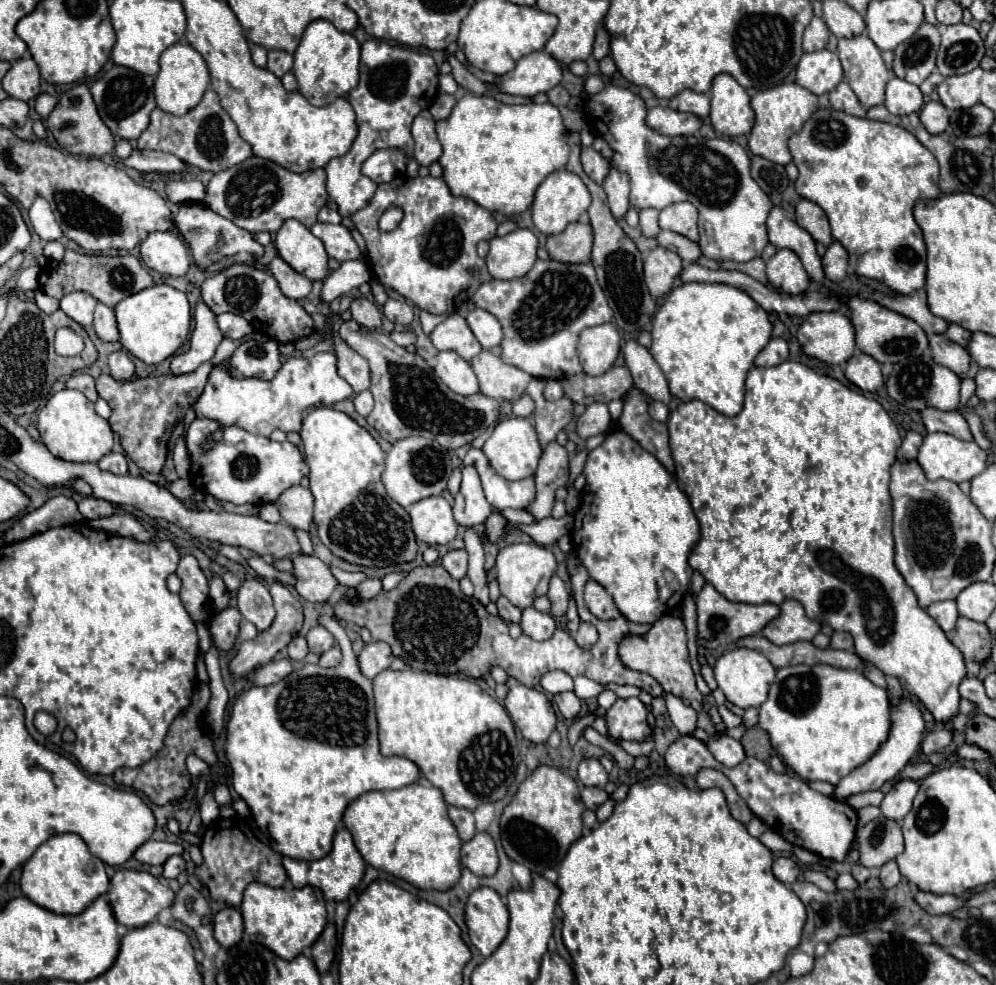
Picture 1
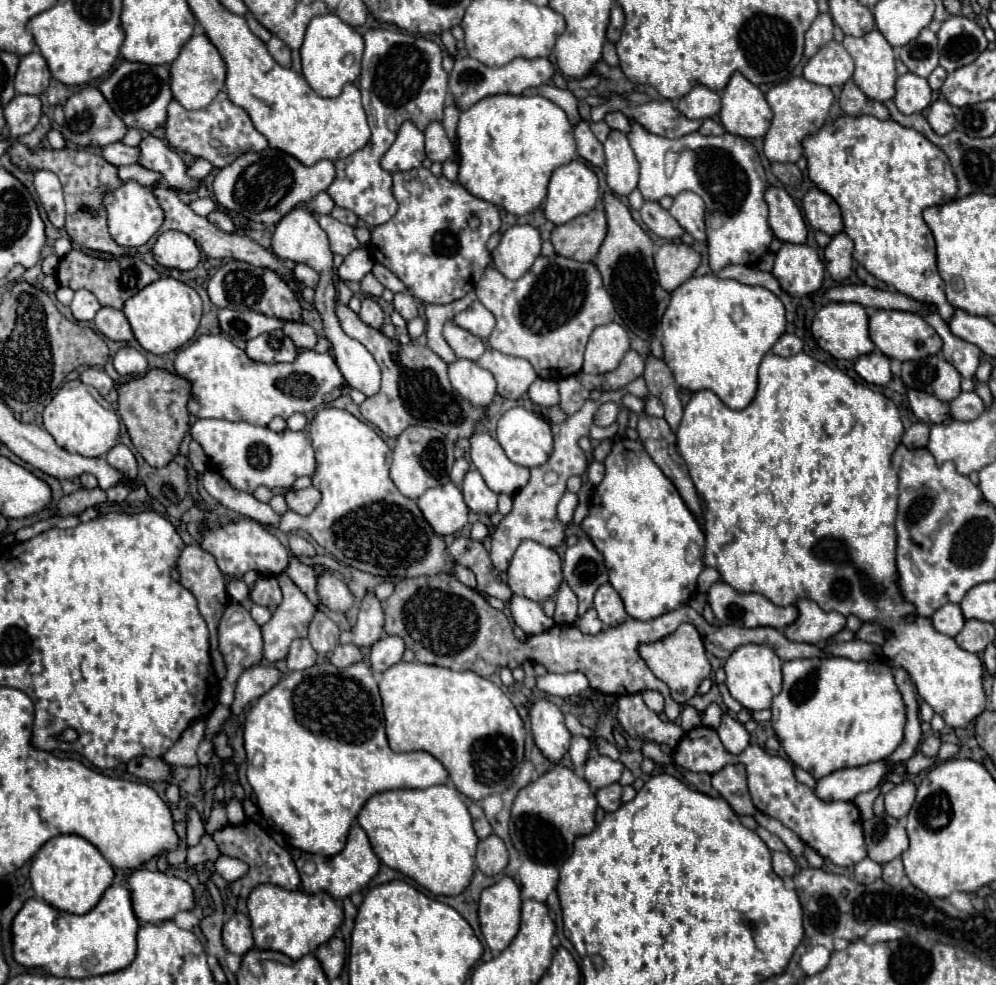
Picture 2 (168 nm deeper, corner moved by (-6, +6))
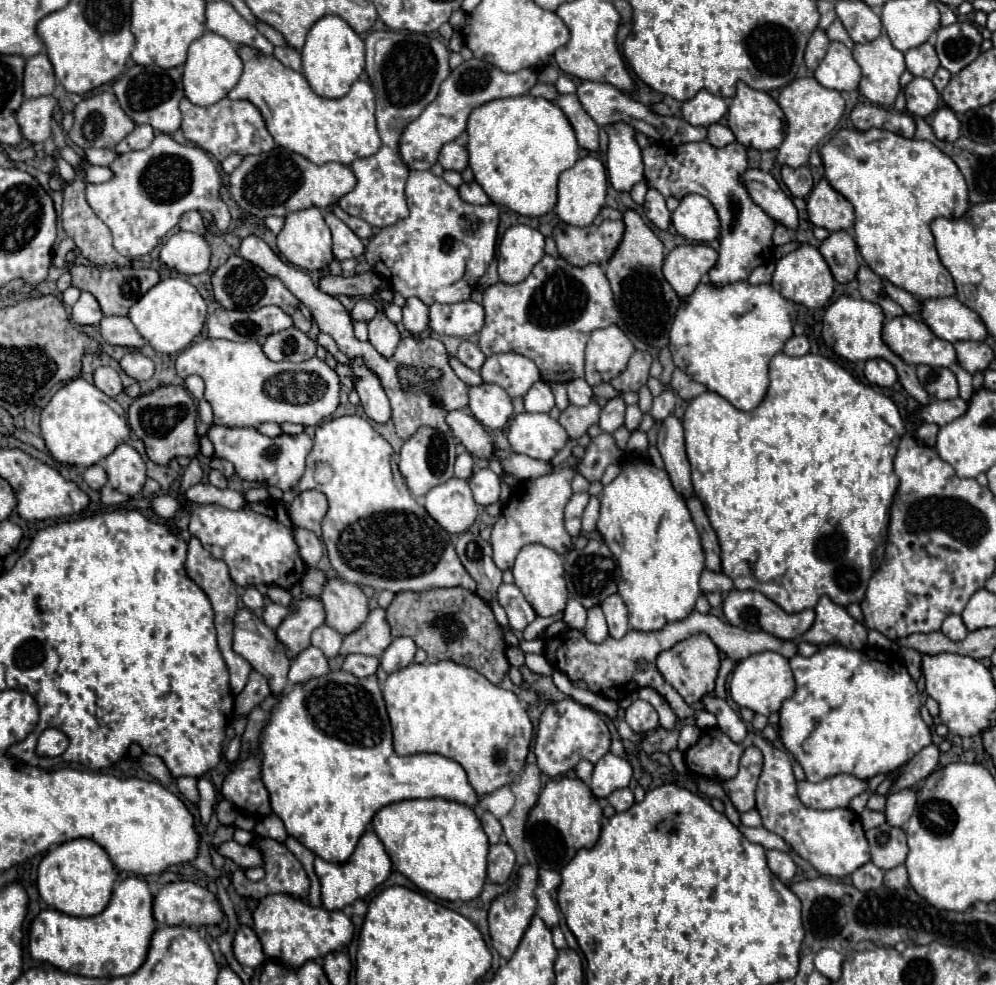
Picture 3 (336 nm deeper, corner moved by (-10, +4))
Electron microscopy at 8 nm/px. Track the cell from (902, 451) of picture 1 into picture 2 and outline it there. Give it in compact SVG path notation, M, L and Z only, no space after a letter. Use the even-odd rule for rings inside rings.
M916 422L906 430L902 444L906 448L924 448L928 444L928 434L930 434L930 426L924 422Z

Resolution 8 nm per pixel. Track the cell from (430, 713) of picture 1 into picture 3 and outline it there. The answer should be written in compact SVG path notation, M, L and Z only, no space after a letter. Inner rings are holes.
M442 660L436 664L430 662L410 664L386 678L382 694L394 732L396 754L410 756L432 752L456 760L466 770L468 780L478 796L484 796L486 792L494 792L502 786L512 784L516 774L524 768L534 732L526 708L520 704L514 692L492 684L474 668L456 664L452 660Z

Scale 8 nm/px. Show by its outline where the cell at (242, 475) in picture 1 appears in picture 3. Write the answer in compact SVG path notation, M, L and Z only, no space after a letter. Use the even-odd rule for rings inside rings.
M212 426L208 432L208 438L214 444L214 456L230 460L236 466L236 474L240 478L250 480L250 482L278 486L280 490L288 490L300 480L304 466L306 466L304 464L306 456L312 450L312 438L306 432L298 436L280 434L276 438L268 438L264 434L258 434L256 428Z

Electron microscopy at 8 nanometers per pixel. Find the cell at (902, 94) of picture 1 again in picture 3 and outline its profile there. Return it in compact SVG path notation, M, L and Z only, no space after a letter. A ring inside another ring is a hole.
M914 78L904 88L904 94L906 94L906 110L922 118L932 114L940 100L940 94L936 92L934 84L928 78Z

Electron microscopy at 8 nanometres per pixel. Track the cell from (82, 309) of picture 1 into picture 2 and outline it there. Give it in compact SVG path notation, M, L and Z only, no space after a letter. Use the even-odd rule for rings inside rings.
M78 290L74 294L72 304L70 304L70 310L72 310L74 318L82 320L82 322L90 322L100 308L102 306L100 306L98 298L92 292L88 292L88 290Z

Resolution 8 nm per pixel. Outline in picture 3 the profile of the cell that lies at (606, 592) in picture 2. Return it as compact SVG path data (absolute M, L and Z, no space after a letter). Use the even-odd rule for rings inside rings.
M612 594L600 606L602 606L604 614L606 614L610 636L612 638L622 638L630 630L630 626L628 626L628 612L626 612L624 600L618 594Z

